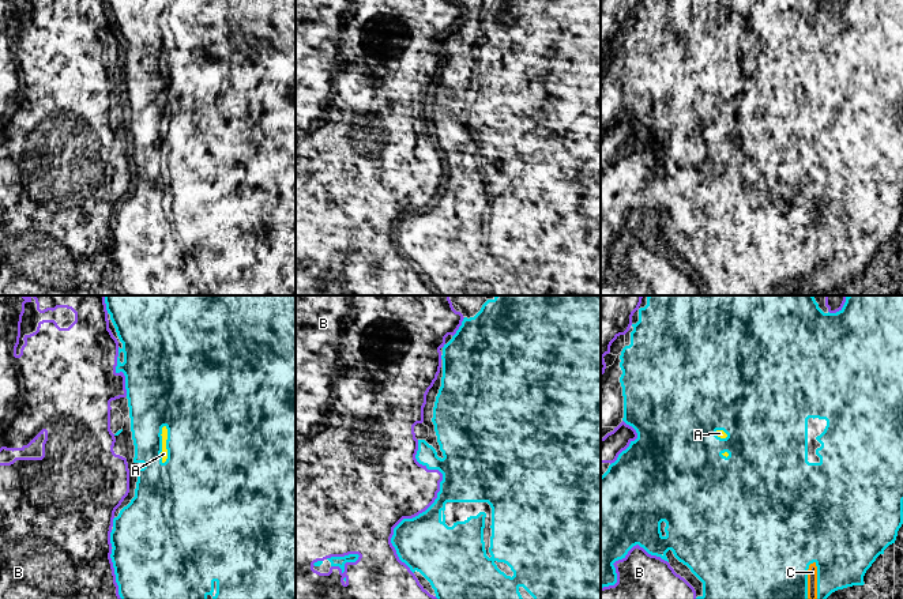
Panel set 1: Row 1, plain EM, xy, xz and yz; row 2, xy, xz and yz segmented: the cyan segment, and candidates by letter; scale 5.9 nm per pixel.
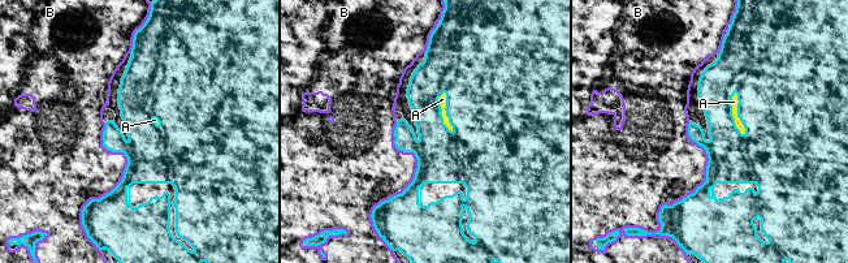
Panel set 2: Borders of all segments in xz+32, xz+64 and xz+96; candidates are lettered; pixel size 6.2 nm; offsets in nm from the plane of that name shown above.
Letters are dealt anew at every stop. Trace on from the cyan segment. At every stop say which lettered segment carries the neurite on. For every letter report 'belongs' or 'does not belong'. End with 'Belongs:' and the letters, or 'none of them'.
A: belongs
B: does not belong
C: belongs
Belongs: A, C

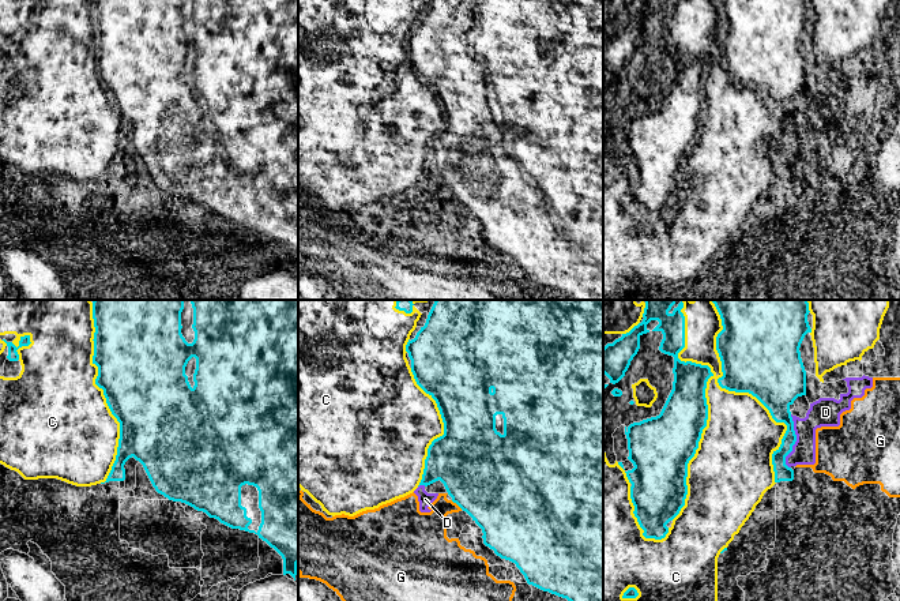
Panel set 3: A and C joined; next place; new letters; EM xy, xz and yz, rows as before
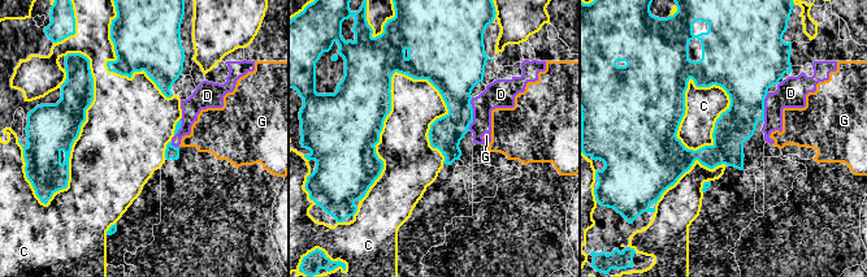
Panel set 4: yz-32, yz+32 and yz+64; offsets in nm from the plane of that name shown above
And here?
C: does not belong
D: does not belong
G: does not belong
Belongs: none of them

